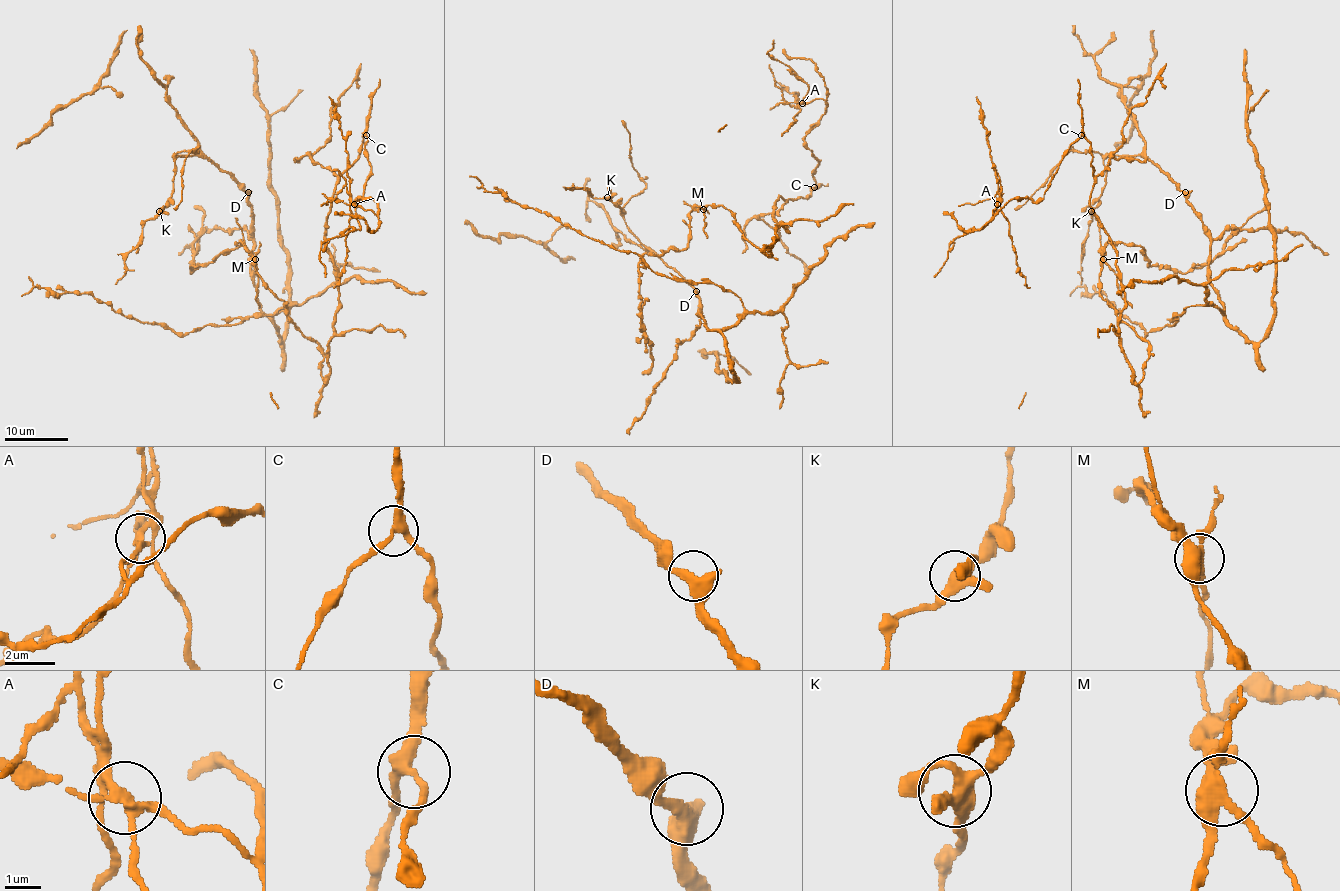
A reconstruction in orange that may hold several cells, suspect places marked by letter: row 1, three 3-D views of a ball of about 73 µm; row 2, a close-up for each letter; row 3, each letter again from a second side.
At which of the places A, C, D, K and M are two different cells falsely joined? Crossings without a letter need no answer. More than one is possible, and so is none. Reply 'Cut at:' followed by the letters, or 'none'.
Cut at: A, M

